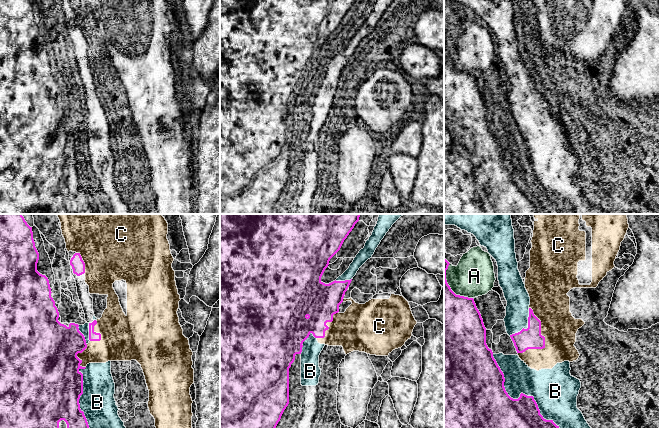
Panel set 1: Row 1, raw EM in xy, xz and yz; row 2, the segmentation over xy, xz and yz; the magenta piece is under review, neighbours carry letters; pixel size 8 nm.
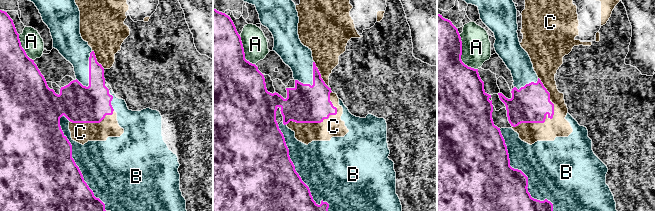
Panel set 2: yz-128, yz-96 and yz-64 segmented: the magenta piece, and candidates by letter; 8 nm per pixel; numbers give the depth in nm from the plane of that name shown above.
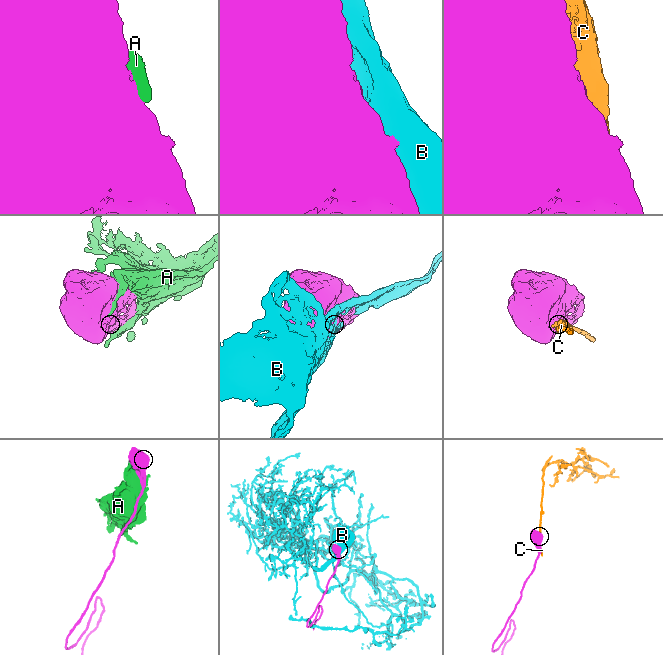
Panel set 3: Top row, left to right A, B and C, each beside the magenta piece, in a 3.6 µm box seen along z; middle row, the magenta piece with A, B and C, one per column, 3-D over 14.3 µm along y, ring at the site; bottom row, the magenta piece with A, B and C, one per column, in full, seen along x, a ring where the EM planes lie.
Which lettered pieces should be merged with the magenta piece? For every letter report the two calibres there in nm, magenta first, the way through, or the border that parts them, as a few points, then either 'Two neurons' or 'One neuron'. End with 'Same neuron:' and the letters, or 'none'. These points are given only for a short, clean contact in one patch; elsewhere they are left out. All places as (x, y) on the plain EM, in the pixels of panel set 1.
A: Thickness 420 nm (magenta) against 320 nm. Two neurons
B: Thickness 400 nm (magenta) against 340 nm. Two neurons
C: Thickness 170 nm (magenta) against 280 nm. Two neurons
Same neuron: none

